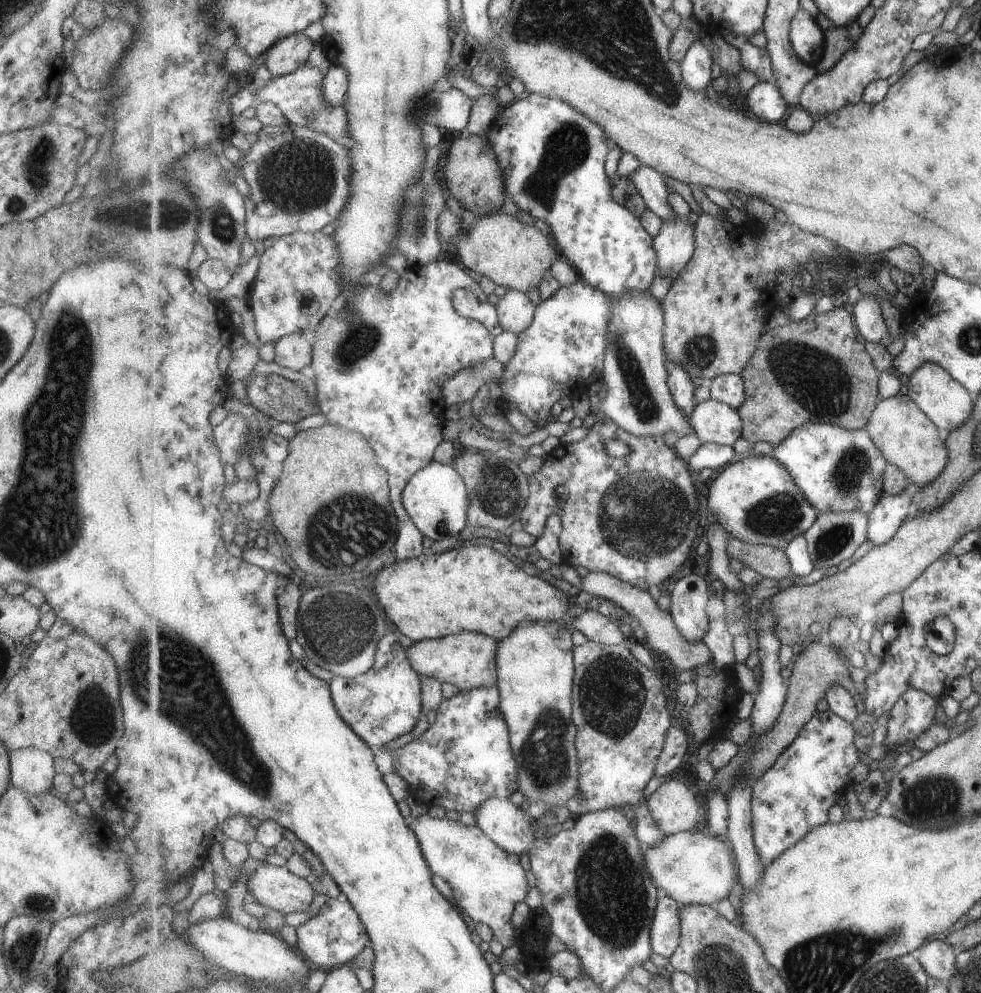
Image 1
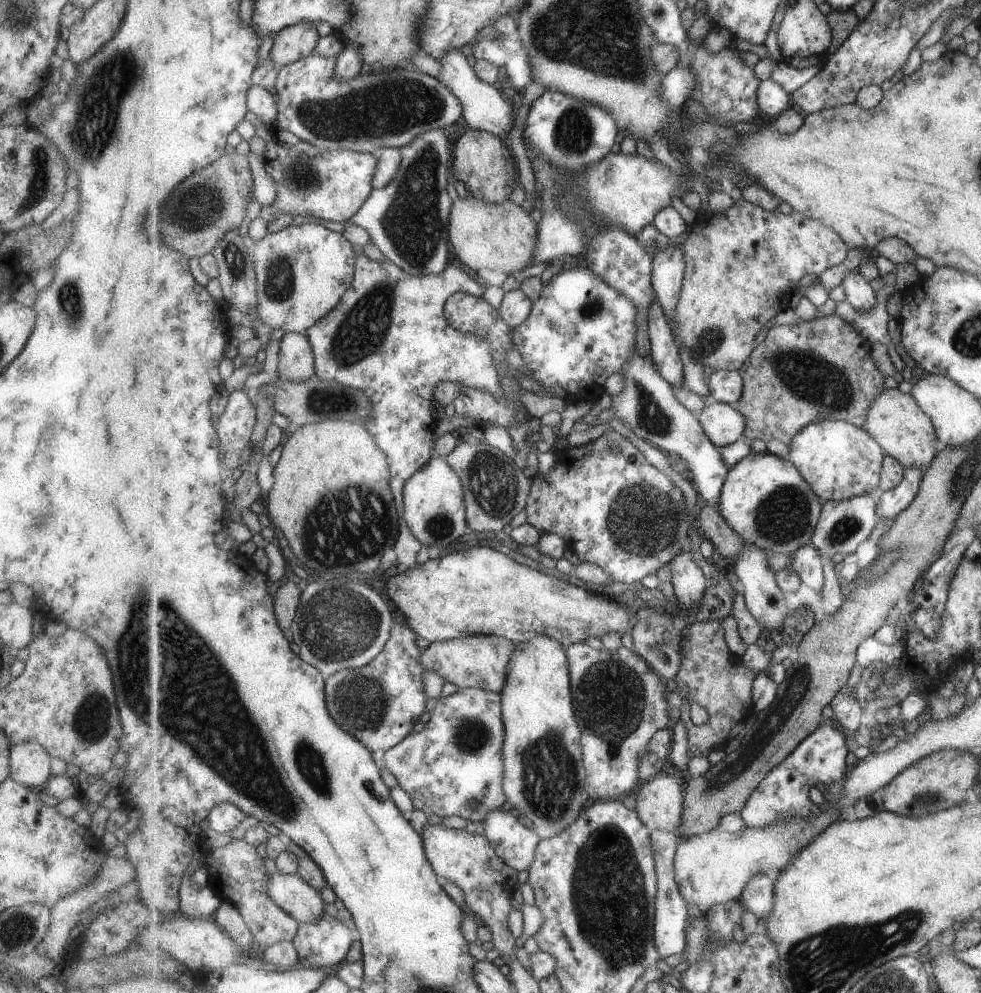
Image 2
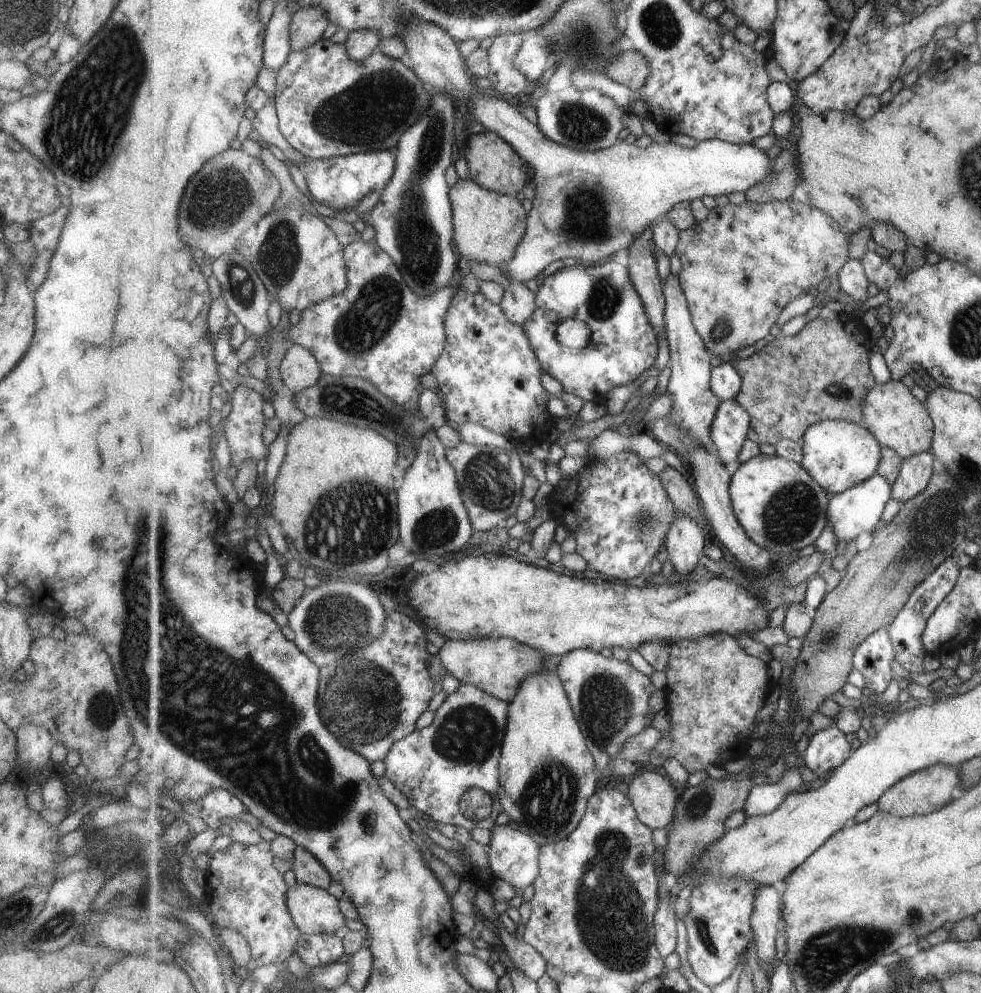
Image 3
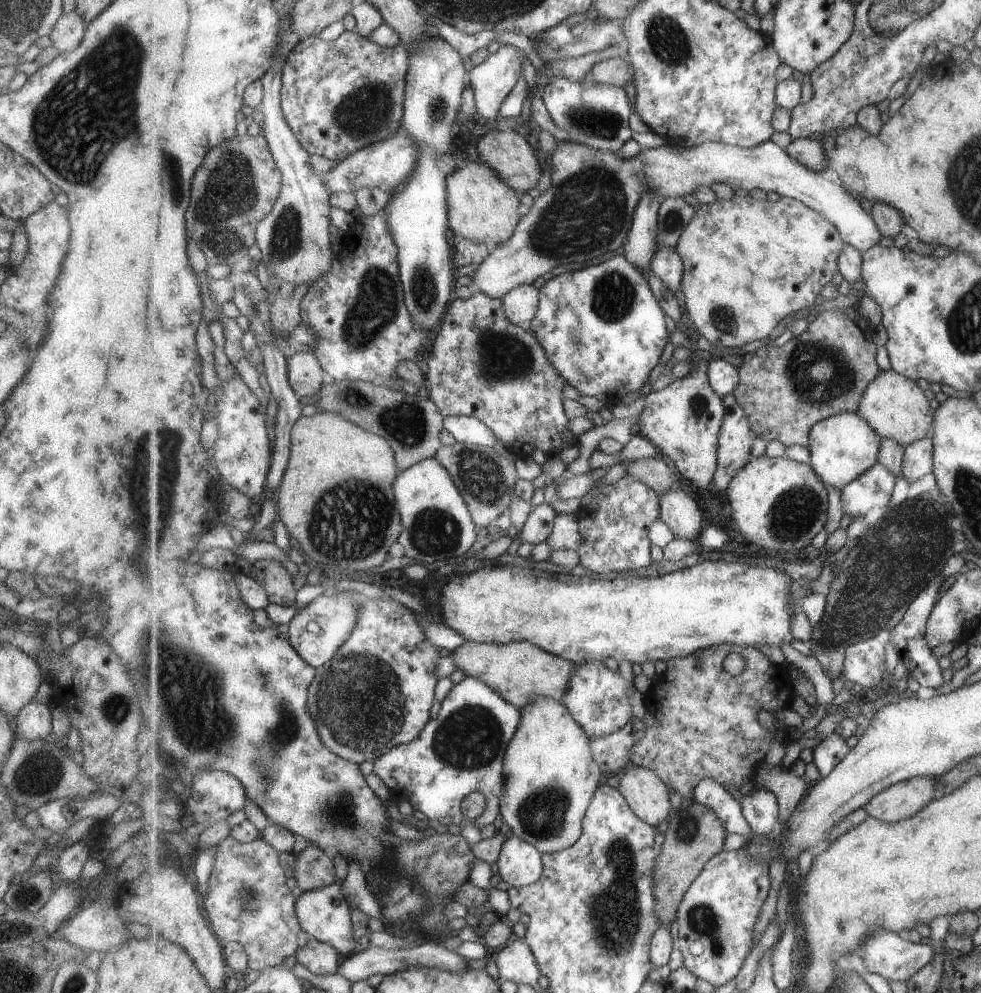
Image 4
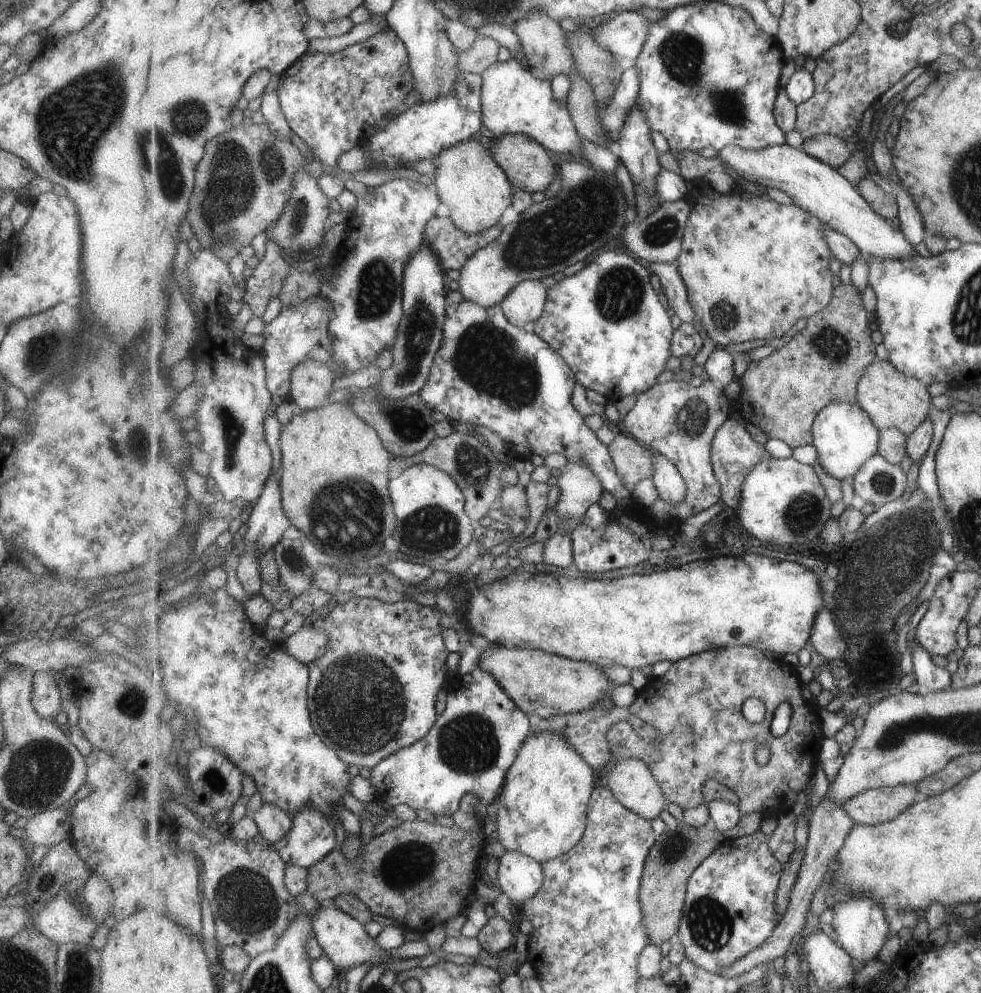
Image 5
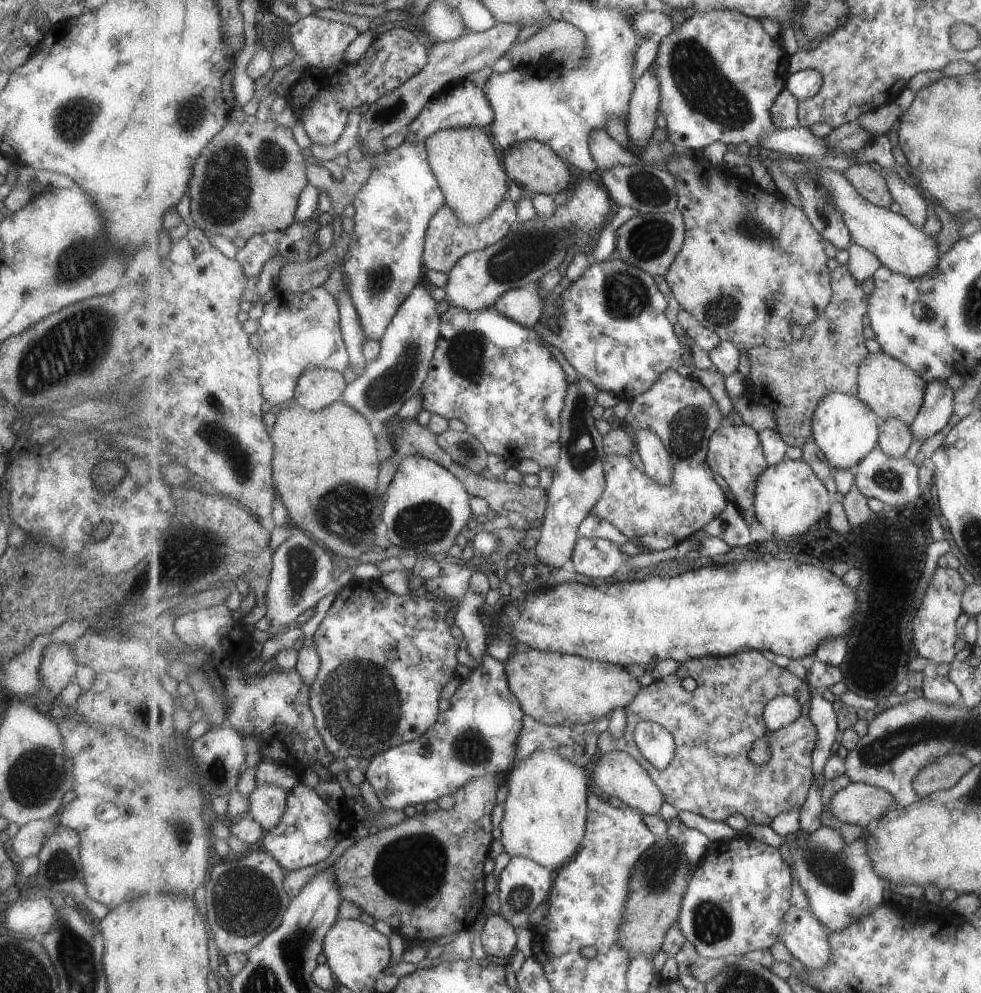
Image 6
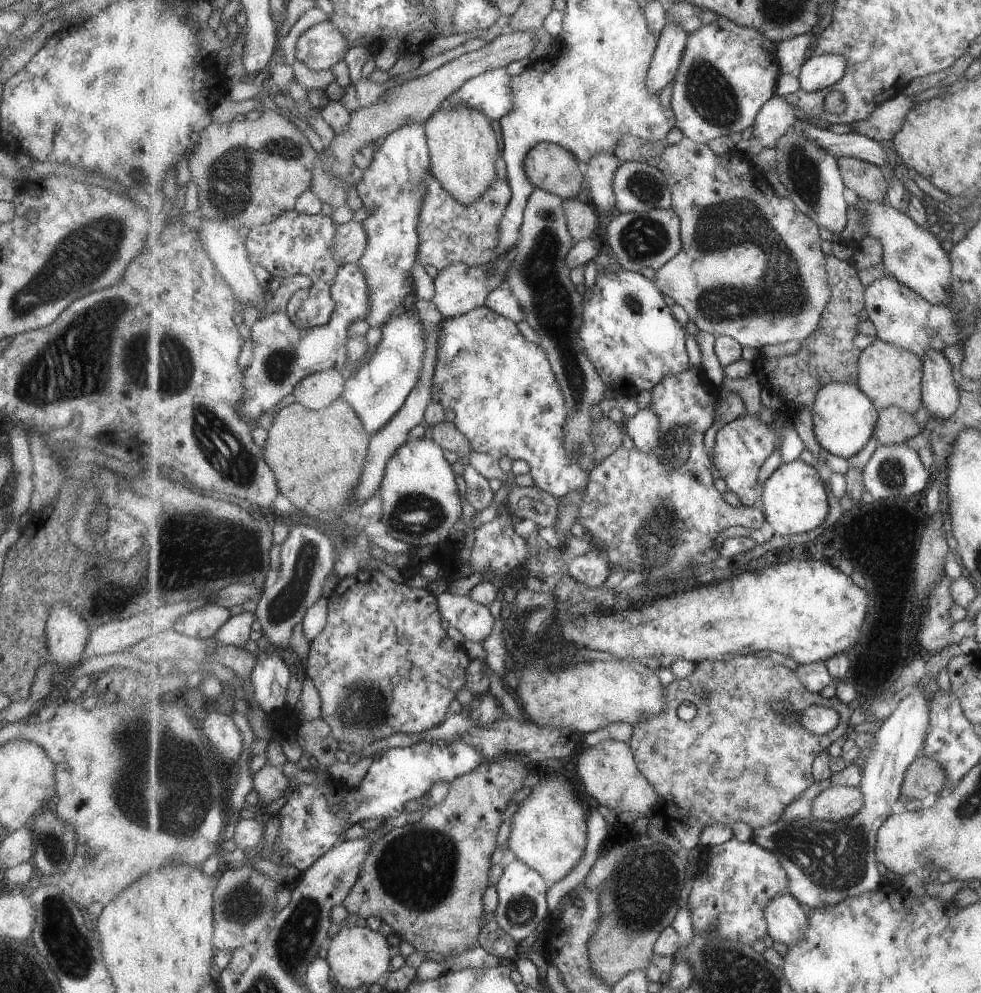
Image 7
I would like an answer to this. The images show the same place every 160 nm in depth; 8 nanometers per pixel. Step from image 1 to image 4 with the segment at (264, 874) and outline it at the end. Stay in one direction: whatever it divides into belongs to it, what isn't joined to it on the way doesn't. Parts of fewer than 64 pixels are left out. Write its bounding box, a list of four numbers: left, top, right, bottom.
[296,880,358,960]

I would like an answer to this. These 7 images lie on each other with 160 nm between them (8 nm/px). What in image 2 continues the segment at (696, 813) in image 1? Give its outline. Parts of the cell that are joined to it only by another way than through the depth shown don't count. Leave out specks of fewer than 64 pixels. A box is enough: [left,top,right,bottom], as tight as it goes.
[636,771,686,832]

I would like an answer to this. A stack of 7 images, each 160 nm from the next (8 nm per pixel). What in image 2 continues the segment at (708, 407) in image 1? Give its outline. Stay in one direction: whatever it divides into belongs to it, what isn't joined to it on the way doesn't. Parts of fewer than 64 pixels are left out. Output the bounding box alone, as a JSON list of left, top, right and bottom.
[699,401,746,448]

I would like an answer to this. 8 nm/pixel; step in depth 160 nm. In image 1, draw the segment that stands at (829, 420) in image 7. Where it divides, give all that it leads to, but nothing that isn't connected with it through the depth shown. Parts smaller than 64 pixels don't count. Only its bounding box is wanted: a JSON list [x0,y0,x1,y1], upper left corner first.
[773,421,890,515]

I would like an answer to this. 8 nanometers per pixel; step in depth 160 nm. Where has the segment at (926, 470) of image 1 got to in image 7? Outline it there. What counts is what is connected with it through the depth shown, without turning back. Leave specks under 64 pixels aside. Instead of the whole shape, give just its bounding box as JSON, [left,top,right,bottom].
[858,338,924,413]

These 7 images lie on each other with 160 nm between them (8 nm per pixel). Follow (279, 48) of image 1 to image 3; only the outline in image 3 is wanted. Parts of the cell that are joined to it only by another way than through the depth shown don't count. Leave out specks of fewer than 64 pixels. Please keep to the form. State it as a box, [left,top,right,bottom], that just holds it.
[291,7,331,51]

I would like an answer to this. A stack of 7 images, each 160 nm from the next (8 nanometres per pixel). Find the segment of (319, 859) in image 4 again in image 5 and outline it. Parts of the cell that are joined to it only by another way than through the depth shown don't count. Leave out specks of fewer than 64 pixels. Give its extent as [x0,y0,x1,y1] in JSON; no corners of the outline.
[306,819,486,934]

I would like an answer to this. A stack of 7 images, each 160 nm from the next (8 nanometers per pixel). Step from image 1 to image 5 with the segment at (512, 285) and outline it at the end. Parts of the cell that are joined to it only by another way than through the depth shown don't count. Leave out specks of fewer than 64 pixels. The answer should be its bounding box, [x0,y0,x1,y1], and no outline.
[433,137,515,235]

